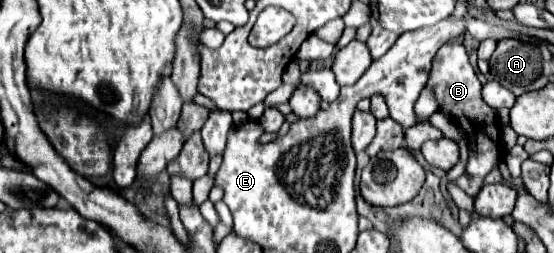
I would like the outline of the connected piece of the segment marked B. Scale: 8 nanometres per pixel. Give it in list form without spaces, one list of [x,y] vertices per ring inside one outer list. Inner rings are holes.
[[[450,41],[448,45],[440,47],[440,51],[436,53],[436,57],[432,61],[432,71],[430,71],[430,77],[428,77],[428,85],[434,87],[436,99],[440,103],[440,111],[452,115],[460,123],[460,127],[464,129],[464,133],[468,137],[470,159],[468,159],[464,175],[460,179],[456,179],[456,183],[470,197],[474,197],[480,191],[482,179],[486,177],[486,173],[490,173],[490,169],[494,165],[498,165],[500,157],[504,155],[504,151],[502,151],[504,145],[500,141],[500,125],[496,123],[496,111],[484,103],[482,93],[480,93],[482,85],[480,85],[470,61],[468,61],[468,53],[466,53],[462,43]]]

